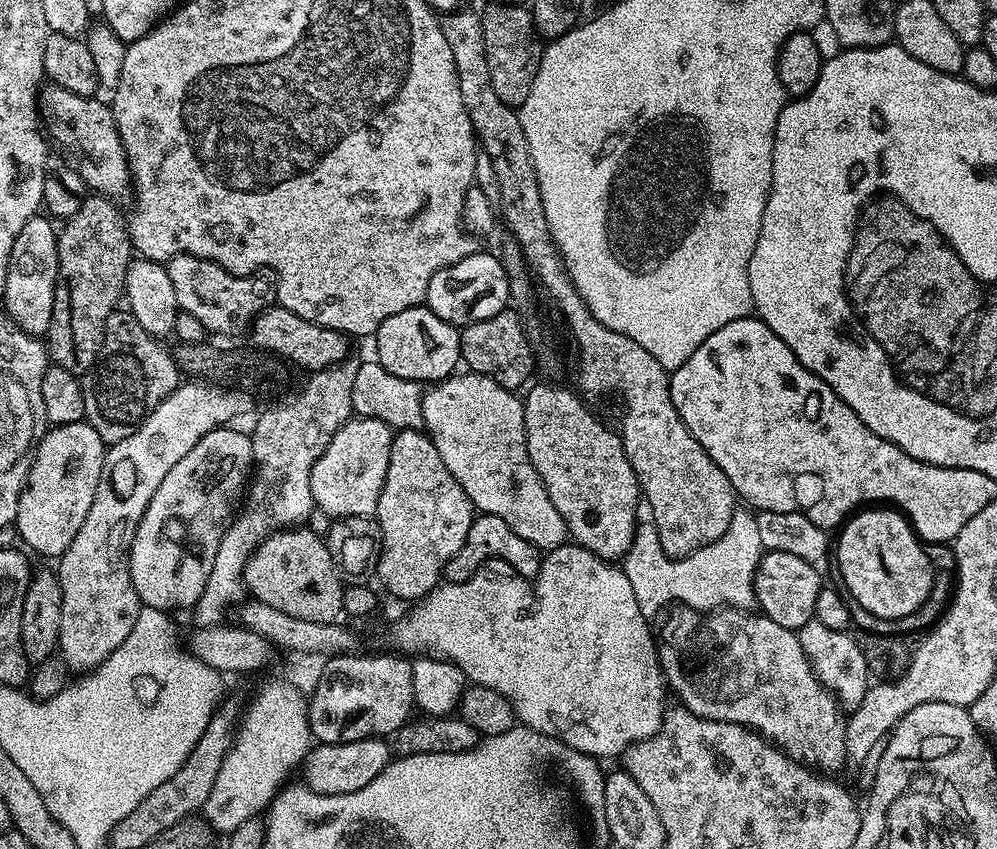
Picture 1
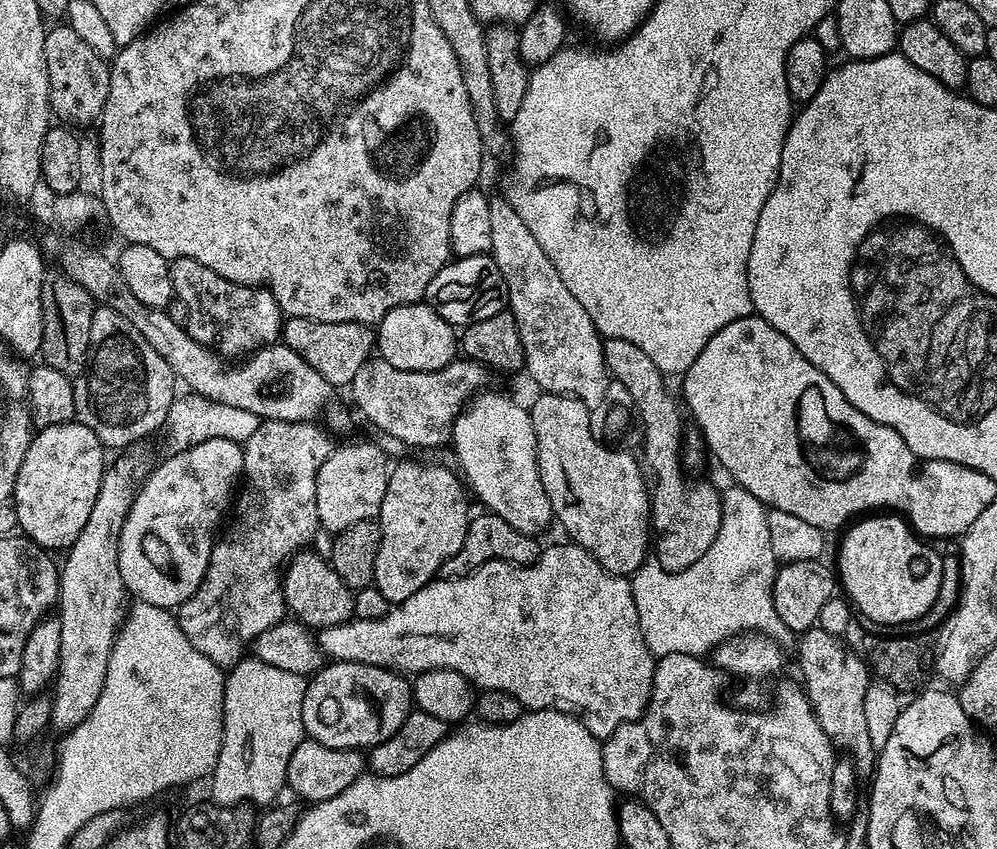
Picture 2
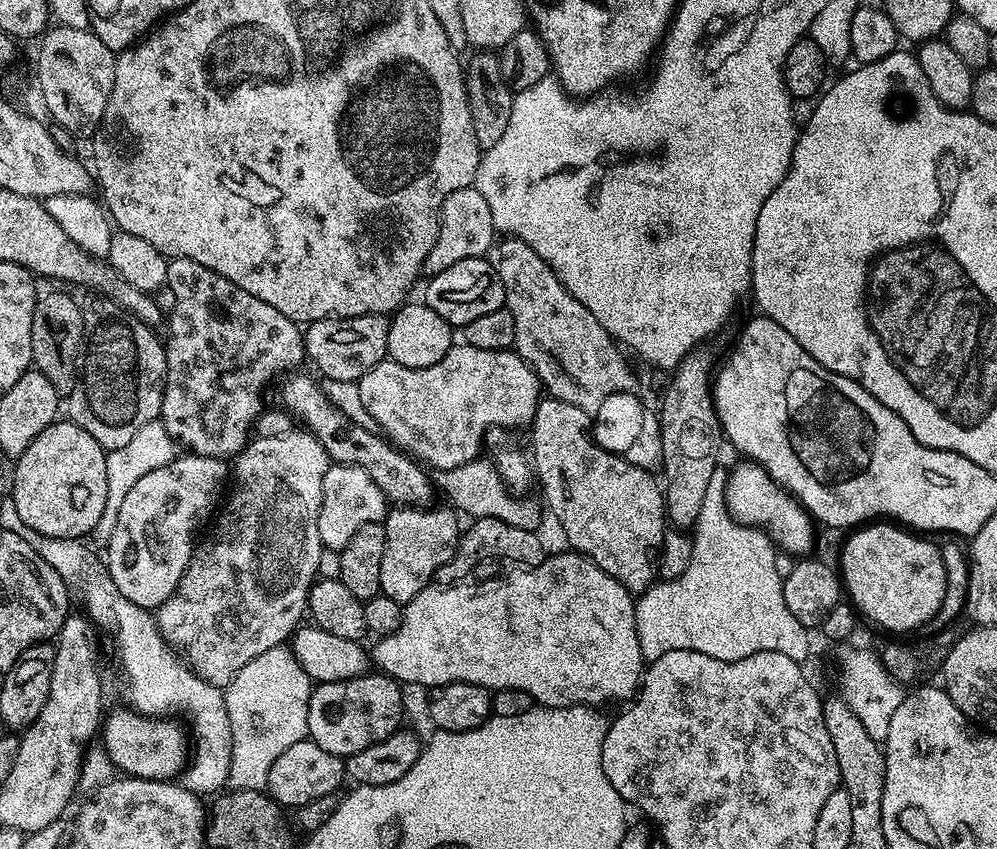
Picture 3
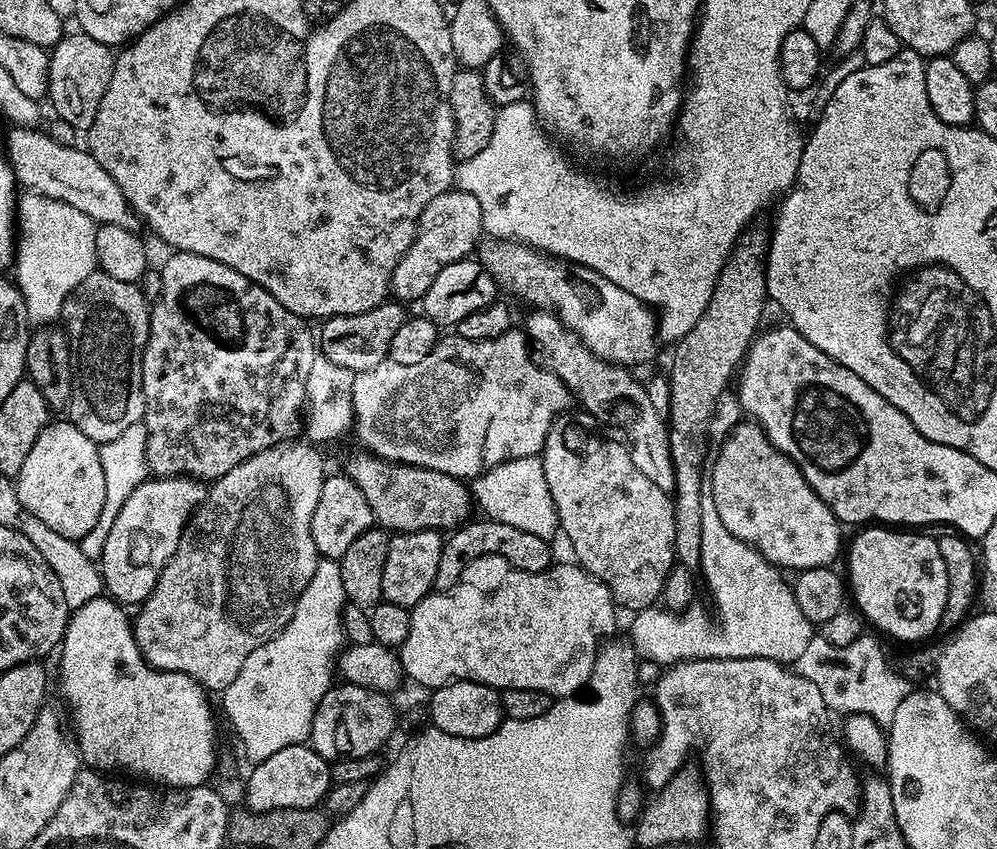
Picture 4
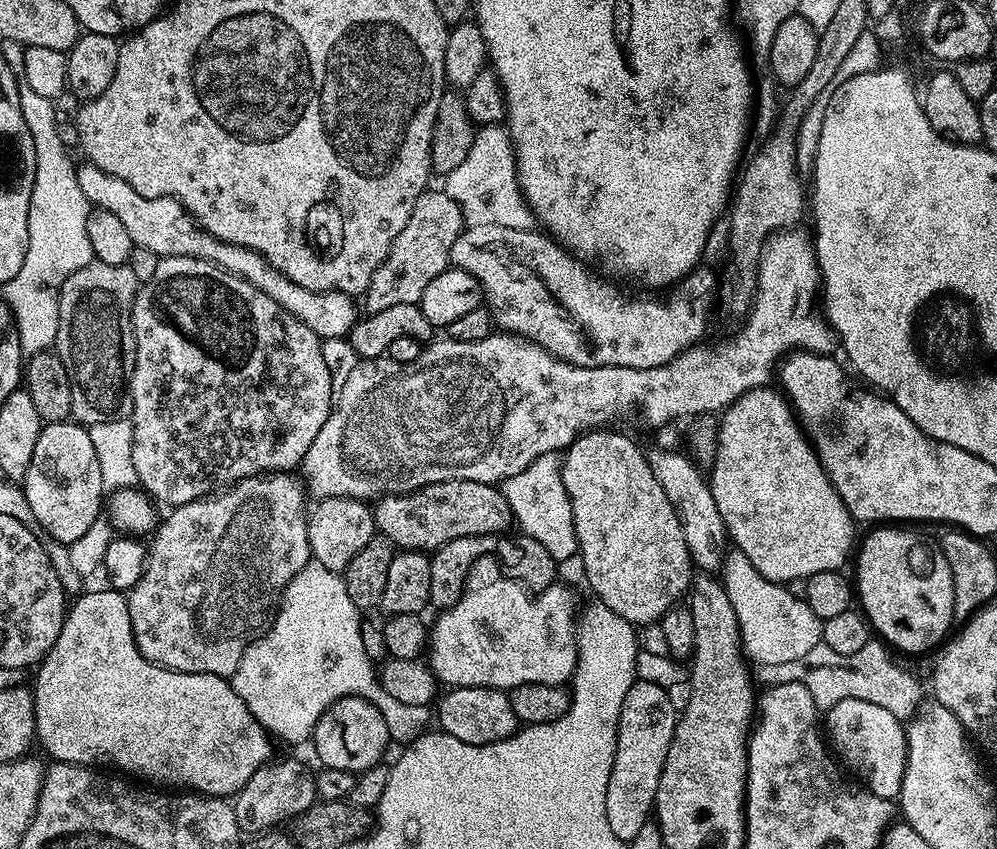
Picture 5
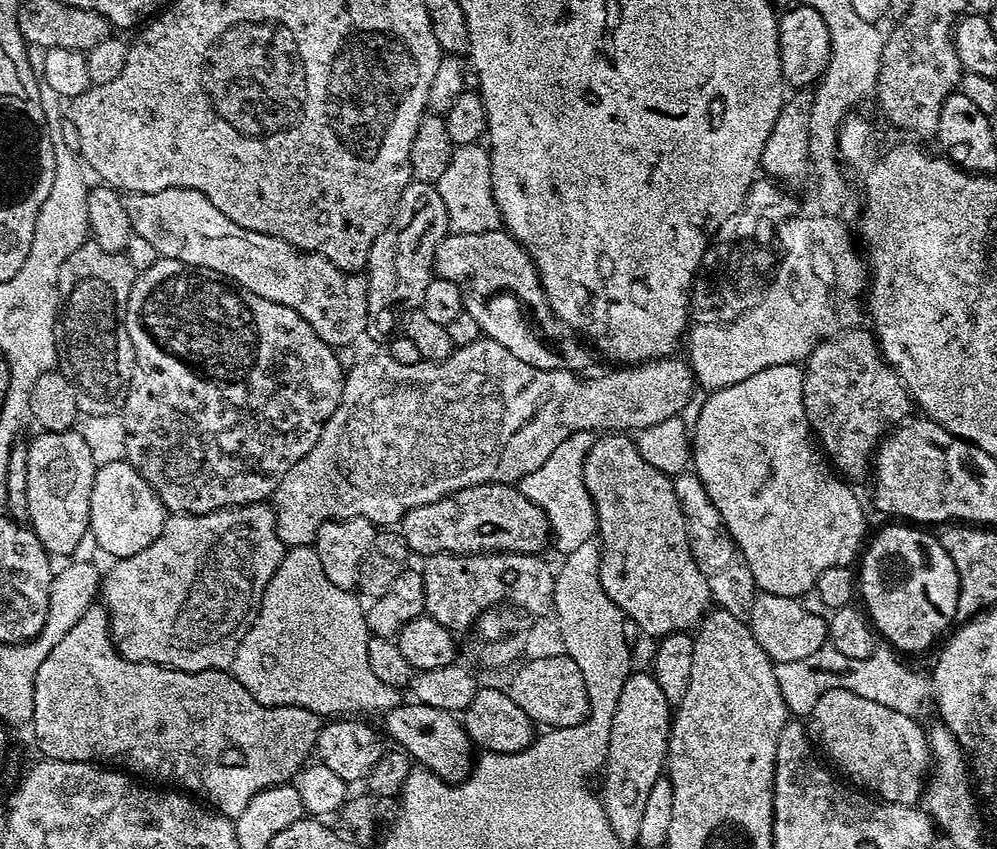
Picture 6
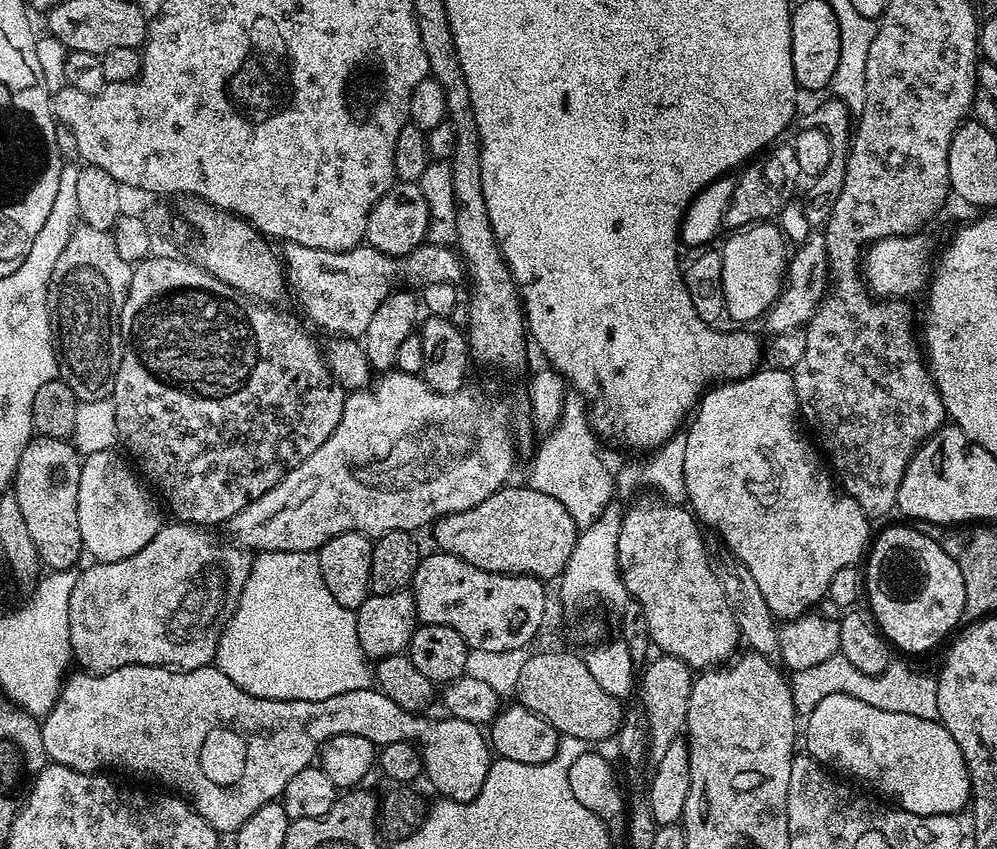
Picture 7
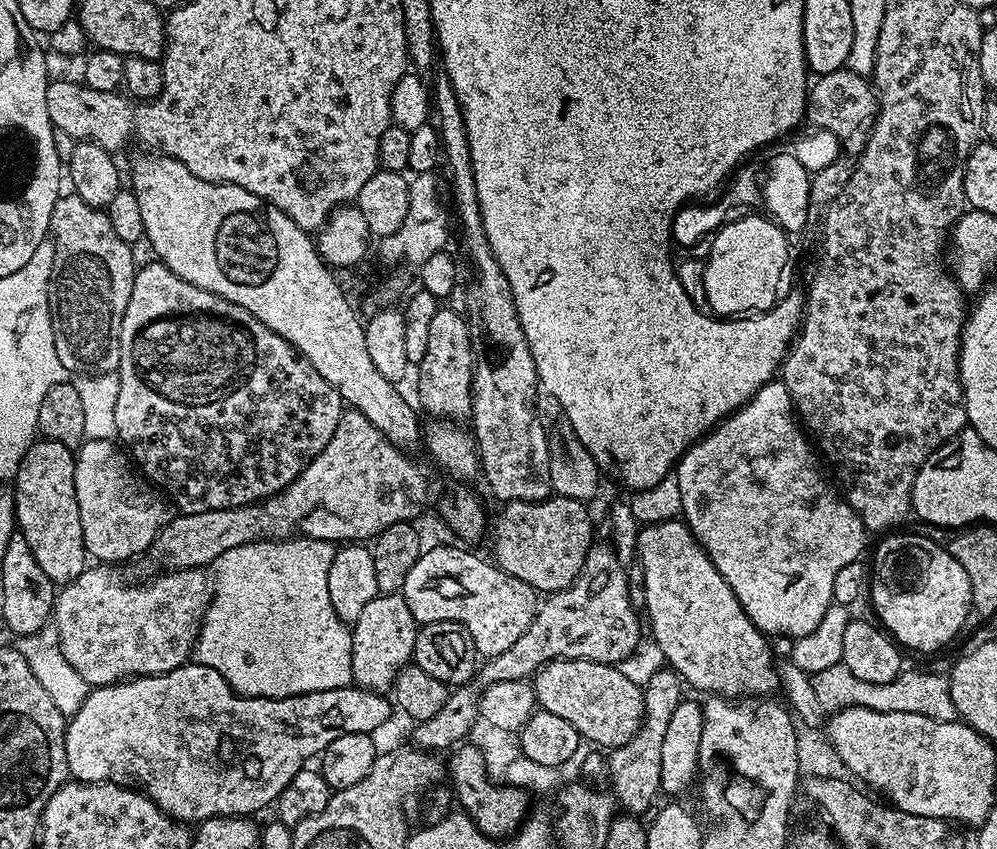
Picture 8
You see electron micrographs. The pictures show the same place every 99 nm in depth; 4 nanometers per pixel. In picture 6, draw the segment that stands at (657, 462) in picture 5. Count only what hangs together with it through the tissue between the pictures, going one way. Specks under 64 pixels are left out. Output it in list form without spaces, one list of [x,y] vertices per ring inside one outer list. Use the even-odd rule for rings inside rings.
[[[684,472],[677,475],[673,479],[673,484],[679,506],[686,520],[686,534],[690,542],[691,553],[694,555],[695,565],[706,578],[711,590],[711,601],[717,607],[724,608],[728,614],[734,615],[739,620],[747,621],[751,617],[758,589],[745,556],[741,554],[739,546],[734,542],[730,532],[726,530],[721,514],[711,502],[705,487],[702,486],[701,480],[696,477],[695,473]]]

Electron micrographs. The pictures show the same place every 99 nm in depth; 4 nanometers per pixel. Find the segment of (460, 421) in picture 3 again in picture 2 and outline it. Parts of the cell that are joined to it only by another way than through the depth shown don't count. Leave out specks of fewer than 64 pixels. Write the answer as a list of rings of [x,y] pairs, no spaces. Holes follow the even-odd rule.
[[[373,358],[363,364],[358,374],[354,374],[350,391],[361,414],[373,420],[379,431],[394,434],[394,438],[400,438],[413,449],[436,448],[451,441],[456,417],[465,409],[470,398],[487,385],[484,383],[488,376],[489,369],[467,358],[451,360],[442,366],[442,370],[429,372],[398,370],[398,366],[390,366],[390,362]]]

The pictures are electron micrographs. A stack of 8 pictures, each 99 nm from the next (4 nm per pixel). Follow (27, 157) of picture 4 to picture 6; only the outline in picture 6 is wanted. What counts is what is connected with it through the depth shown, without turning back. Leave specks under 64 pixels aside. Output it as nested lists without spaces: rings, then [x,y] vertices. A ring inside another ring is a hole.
[[[167,188],[157,192],[133,192],[125,195],[123,201],[124,208],[128,212],[128,217],[132,223],[133,233],[146,238],[154,246],[160,258],[177,260],[190,266],[214,270],[214,274],[222,274],[240,288],[245,288],[254,294],[258,294],[258,298],[266,298],[270,302],[278,302],[278,306],[290,306],[290,310],[294,310],[302,318],[306,318],[306,322],[310,322],[314,334],[318,334],[318,338],[322,338],[322,342],[331,344],[337,350],[343,350],[347,344],[354,343],[360,335],[362,337],[365,335],[368,327],[368,281],[360,272],[343,272],[341,268],[334,266],[334,262],[330,262],[326,257],[320,255],[319,252],[302,252],[300,249],[295,248],[293,244],[287,244],[284,240],[278,239],[277,236],[246,230],[242,226],[238,226],[238,222],[230,222],[230,218],[226,218],[226,214],[222,214],[222,210],[218,210],[218,206],[214,206],[214,202],[210,202],[210,198],[206,198],[206,194],[202,194],[193,188]]]

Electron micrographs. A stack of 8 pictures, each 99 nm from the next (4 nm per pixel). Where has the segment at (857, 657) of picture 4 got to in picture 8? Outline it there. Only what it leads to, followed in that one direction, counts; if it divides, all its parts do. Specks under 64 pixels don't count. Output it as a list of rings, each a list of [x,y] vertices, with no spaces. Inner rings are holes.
[[[844,663],[830,666],[813,675],[816,695],[826,711],[840,711],[844,708],[866,708],[879,713],[918,713],[938,721],[956,720],[956,707],[950,696],[949,682],[945,675],[928,672],[901,671],[900,676],[890,683],[864,682],[851,673]]]

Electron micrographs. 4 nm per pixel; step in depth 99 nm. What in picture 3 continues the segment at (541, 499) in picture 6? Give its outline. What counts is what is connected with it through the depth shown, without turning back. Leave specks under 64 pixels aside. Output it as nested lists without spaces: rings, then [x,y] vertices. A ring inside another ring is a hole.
[[[477,458],[462,466],[443,468],[431,473],[435,487],[446,494],[448,501],[459,512],[471,519],[482,517],[498,518],[512,526],[535,531],[540,522],[540,510],[536,503],[528,498],[517,498],[512,495],[495,465],[488,459]]]

